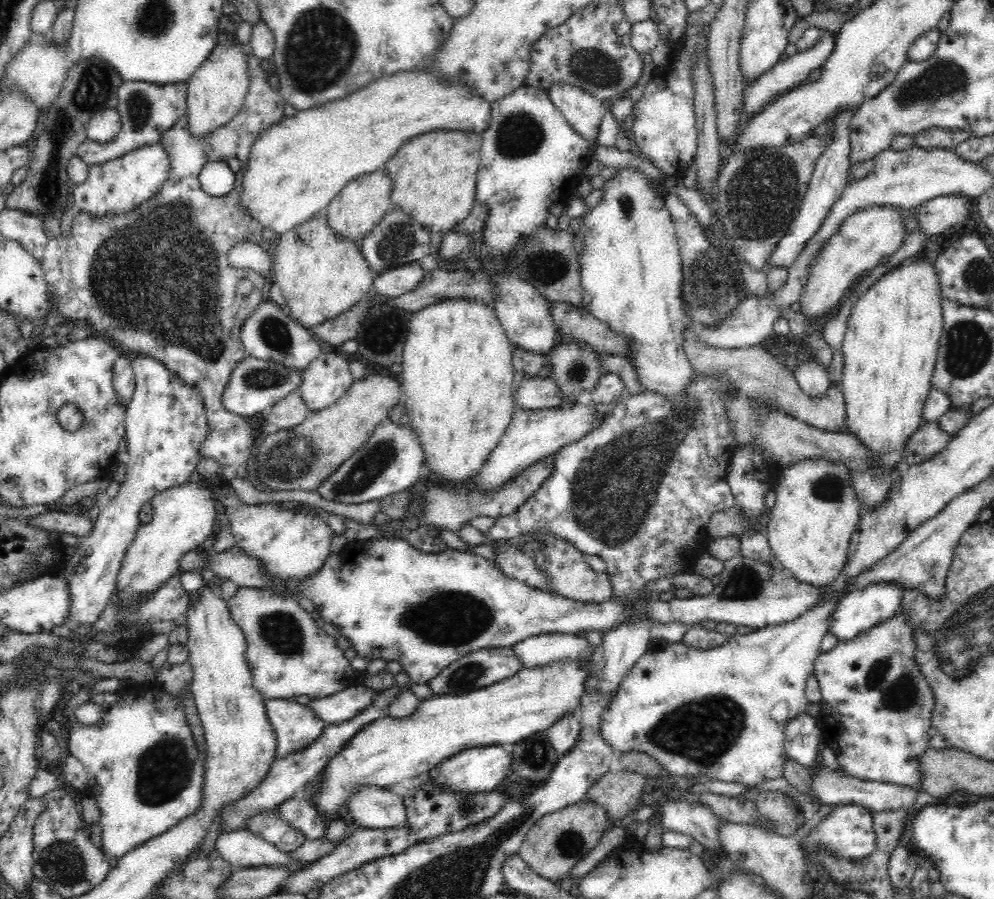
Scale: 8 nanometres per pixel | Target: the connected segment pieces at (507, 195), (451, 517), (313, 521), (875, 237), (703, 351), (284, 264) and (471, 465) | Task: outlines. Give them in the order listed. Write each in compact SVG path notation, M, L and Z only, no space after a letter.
M524 84L506 98L491 103L491 122L481 135L480 164L476 177L476 203L488 209L482 243L496 253L504 253L522 235L530 234L541 224L546 225L553 205L561 201L567 204L572 193L586 180L585 168L593 157L590 142L567 123L545 89Z
M556 454L547 457L546 459L536 462L531 467L525 468L518 476L515 476L510 483L506 484L502 490L494 494L477 494L473 492L473 487L461 486L460 488L440 487L440 485L430 485L430 488L423 492L423 507L419 508L419 515L416 515L415 526L417 522L425 522L426 527L433 525L441 528L444 531L460 532L461 528L470 524L472 518L479 516L488 516L495 518L508 516L512 514L525 500L528 500L538 487L553 471L552 458Z
M214 486L213 490L214 498L224 506L224 515L228 519L236 546L257 562L261 576L269 582L269 585L264 586L265 590L273 596L288 598L294 595L299 598L300 586L323 566L331 553L334 536L328 523L318 515L286 510L278 503L240 503L233 488Z
M870 206L853 213L835 233L820 246L805 268L805 279L798 299L802 314L812 320L824 316L826 310L838 308L859 278L878 266L882 259L896 253L907 236L901 210L889 206Z
M688 327L684 332L683 349L691 367L700 373L714 373L714 375L726 375L744 397L770 399L786 412L786 414L804 421L810 426L824 431L845 430L844 393L841 391L840 382L834 383L824 396L812 397L802 391L793 372L788 372L780 362L776 361L770 353L759 345L748 348L727 349L710 347L700 341L693 327Z
M326 210L276 238L274 278L285 299L285 310L302 327L310 329L348 312L373 291L372 269L362 255L360 243L338 240L329 230Z
M457 298L429 305L412 313L408 324L401 356L402 402L407 410L407 423L412 427L421 451L426 454L424 464L430 472L446 484L467 482L466 478L476 476L488 461L510 424L514 411L512 380L515 370L511 363L514 346L493 308L482 301Z

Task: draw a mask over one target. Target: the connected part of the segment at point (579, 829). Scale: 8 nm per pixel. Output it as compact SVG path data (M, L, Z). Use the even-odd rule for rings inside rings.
M583 800L540 817L529 829L517 855L542 878L565 881L574 865L591 852L609 827L610 818L604 807Z

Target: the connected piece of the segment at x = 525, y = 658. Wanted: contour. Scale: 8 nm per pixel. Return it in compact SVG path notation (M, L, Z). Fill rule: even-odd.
M552 633L529 636L511 647L519 654L523 668L528 669L546 666L549 662L560 662L564 657L579 662L591 660L595 652L594 646L580 634Z

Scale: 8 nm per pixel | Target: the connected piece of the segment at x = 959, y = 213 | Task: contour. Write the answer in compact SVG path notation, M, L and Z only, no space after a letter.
M942 195L918 206L919 226L916 229L928 234L940 234L946 228L966 220L970 215L972 202L968 197Z

